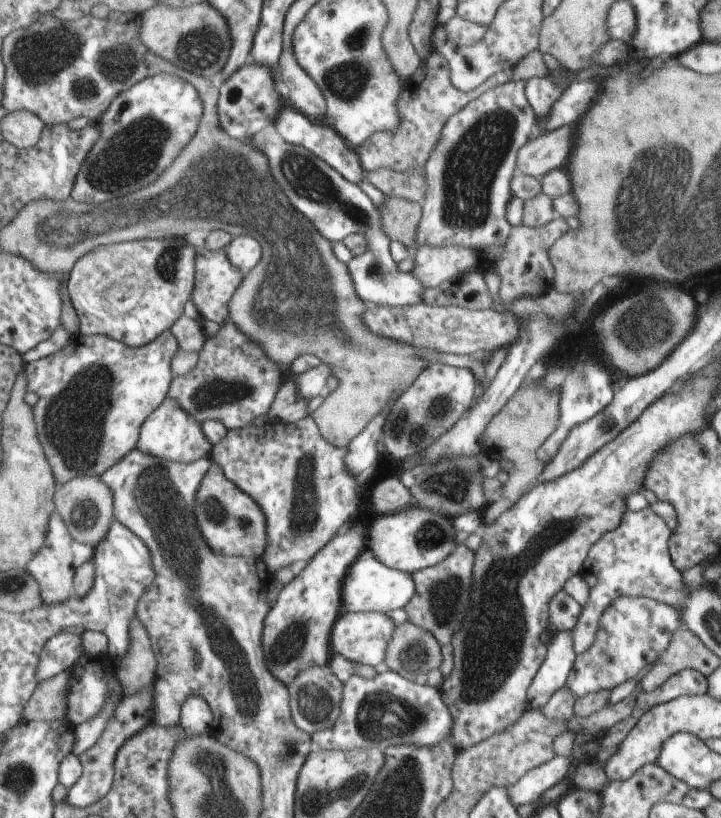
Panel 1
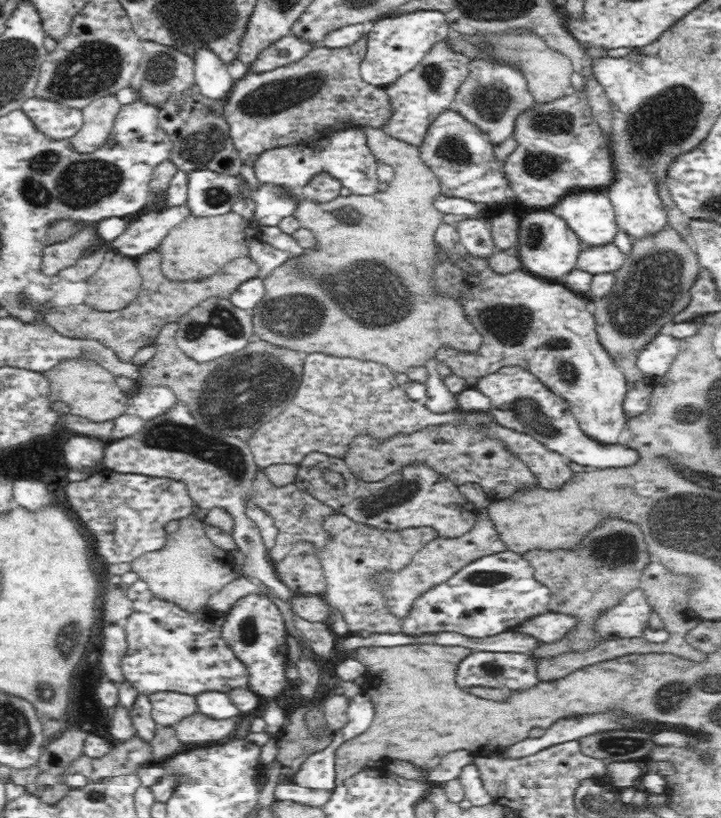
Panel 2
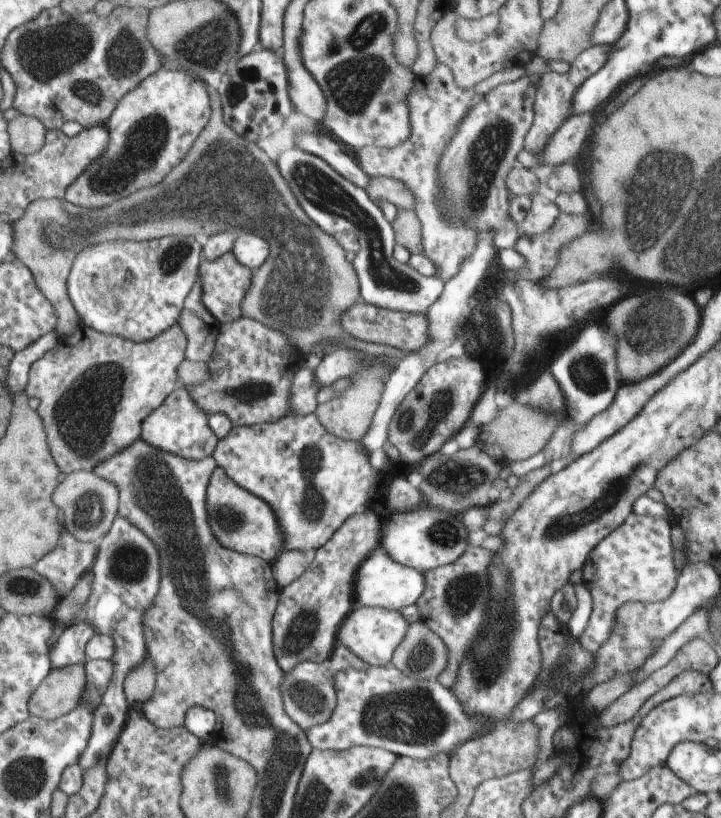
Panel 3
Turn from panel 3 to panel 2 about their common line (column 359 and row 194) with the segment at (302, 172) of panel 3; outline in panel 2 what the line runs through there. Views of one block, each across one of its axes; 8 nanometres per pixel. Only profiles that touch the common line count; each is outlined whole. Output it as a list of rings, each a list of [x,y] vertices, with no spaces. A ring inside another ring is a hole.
[[[194,170],[194,172],[190,172],[186,204],[190,206],[190,212],[196,218],[216,218],[216,216],[224,216],[234,204],[250,200],[256,204],[256,224],[258,226],[278,226],[278,222],[282,218],[294,216],[294,212],[300,204],[300,198],[296,194],[300,194],[300,190],[288,192],[288,190],[284,190],[284,186],[278,186],[278,184],[258,184],[256,188],[250,188],[248,180],[242,174],[230,176],[230,174],[220,174],[214,170]]]

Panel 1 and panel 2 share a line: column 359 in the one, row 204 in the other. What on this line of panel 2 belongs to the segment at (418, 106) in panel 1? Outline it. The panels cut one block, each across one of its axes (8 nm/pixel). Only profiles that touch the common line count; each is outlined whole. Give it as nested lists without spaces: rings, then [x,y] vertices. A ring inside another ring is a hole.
[[[164,160],[156,170],[154,170],[154,180],[150,182],[150,198],[148,198],[148,206],[142,208],[140,212],[136,212],[134,216],[128,216],[128,226],[132,224],[132,220],[136,220],[138,214],[144,214],[148,210],[152,212],[160,212],[164,210],[162,206],[168,202],[168,186],[170,186],[170,180],[174,178],[174,174],[180,172],[178,166],[172,162],[172,160]]]

